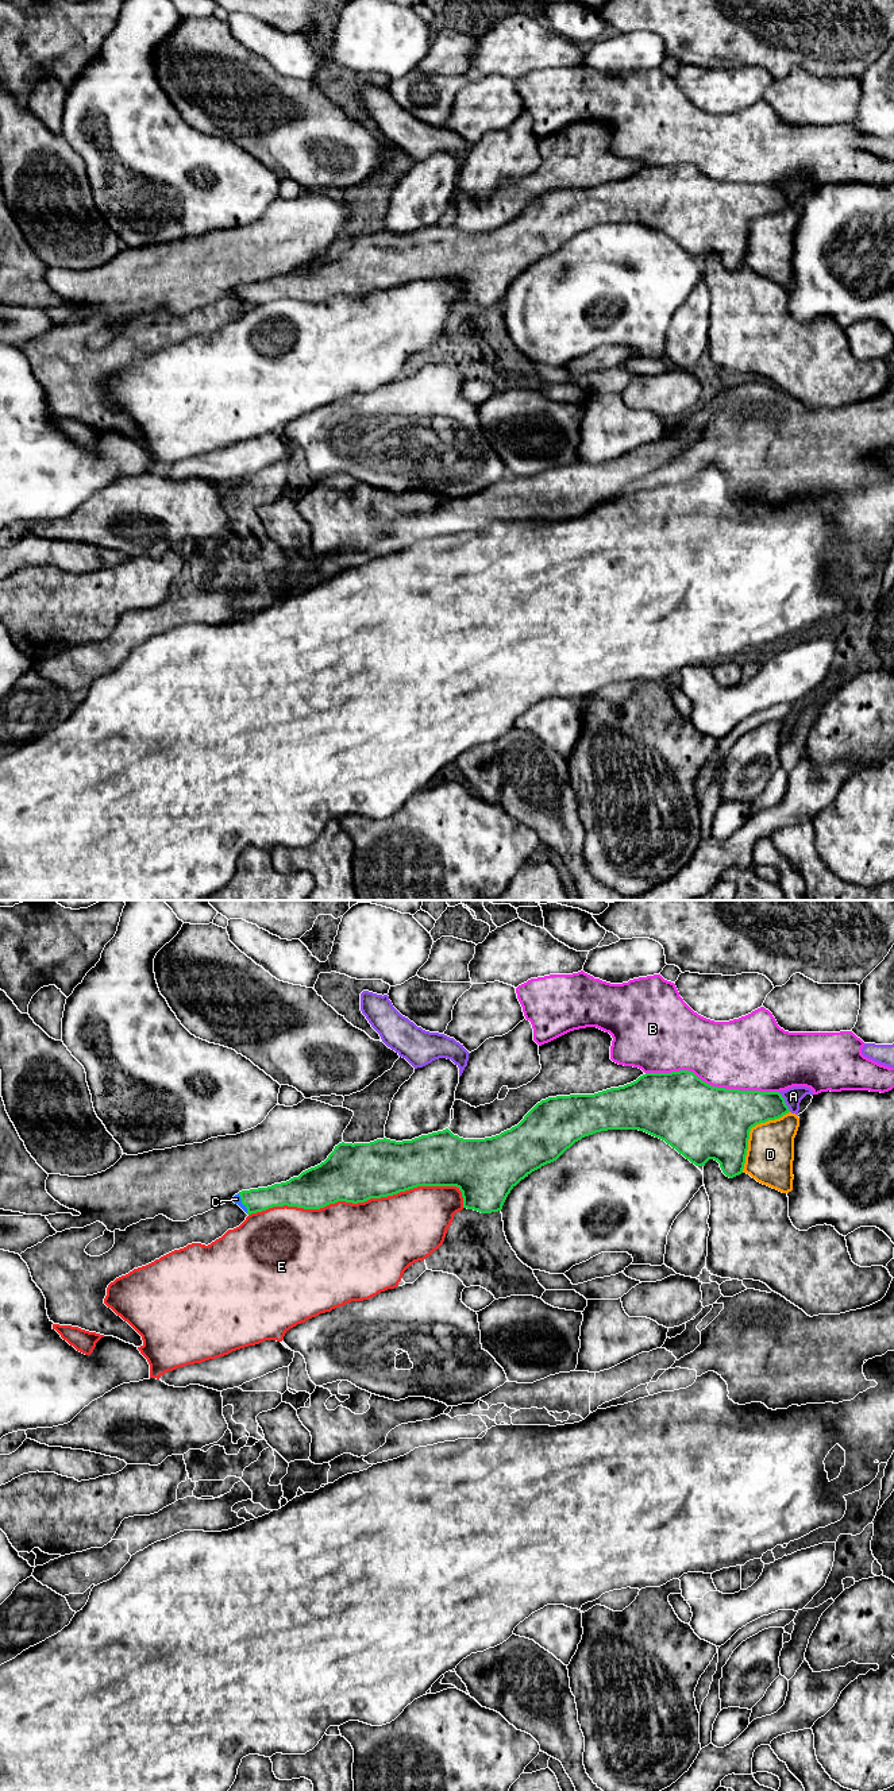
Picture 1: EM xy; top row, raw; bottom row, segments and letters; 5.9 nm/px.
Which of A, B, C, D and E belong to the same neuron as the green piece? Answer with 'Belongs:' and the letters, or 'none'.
Belongs: C

